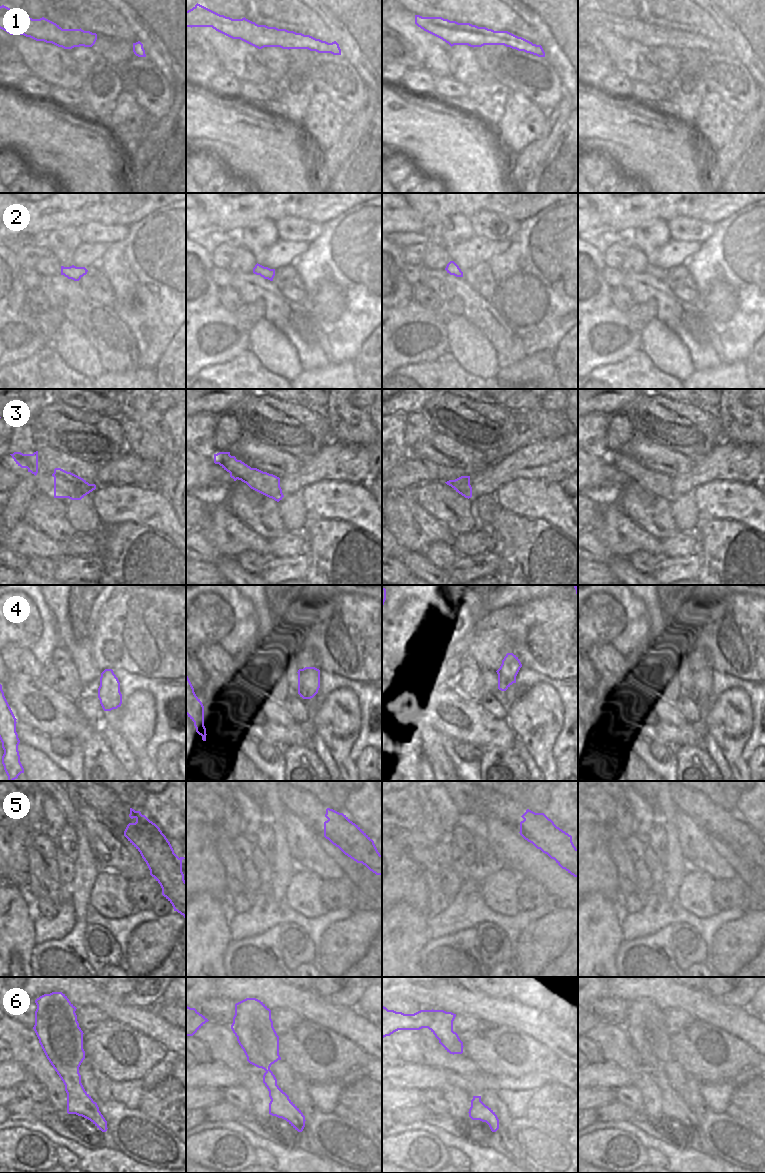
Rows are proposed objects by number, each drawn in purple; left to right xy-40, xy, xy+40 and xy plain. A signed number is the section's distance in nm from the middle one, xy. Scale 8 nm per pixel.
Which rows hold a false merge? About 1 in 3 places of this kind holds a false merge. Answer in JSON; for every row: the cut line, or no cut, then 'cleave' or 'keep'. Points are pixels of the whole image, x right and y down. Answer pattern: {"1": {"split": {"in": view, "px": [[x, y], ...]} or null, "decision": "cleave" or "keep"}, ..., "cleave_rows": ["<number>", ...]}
{"1": {"split": null, "decision": "keep"}, "2": {"split": null, "decision": "keep"}, "3": {"split": null, "decision": "keep"}, "4": {"split": null, "decision": "keep"}, "5": {"split": {"in": "xy-40", "px": [[147, 819], [146, 823], [155, 828], [161, 841], [173, 854]]}, "decision": "cleave"}, "6": {"split": {"in": "xy+40", "px": [[439, 1040], [442, 1045]]}, "decision": "cleave"}, "cleave_rows": ["5", "6"]}

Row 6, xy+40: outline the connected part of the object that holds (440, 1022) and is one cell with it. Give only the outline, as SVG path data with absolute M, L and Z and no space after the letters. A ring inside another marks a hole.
M382 1006L382 1038L398 1030L420 1030L428 1028L443 1043L450 1054L462 1054L463 1042L453 1031L456 1014L444 1010L420 1010L414 1014L404 1014L388 1010Z

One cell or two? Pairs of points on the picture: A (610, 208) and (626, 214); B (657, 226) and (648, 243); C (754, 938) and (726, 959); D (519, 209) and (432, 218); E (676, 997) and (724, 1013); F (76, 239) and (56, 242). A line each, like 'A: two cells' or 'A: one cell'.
A: one cell
B: one cell
C: one cell
D: one cell
E: one cell
F: one cell

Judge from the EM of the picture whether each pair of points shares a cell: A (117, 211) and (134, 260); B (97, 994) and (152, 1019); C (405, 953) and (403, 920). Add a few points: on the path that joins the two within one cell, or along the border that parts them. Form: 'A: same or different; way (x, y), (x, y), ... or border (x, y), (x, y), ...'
A: different; border (148, 214), (128, 226)
B: same; way (111, 1008), (115, 1012), (138, 1018)
C: same; way (403, 945), (403, 928)

